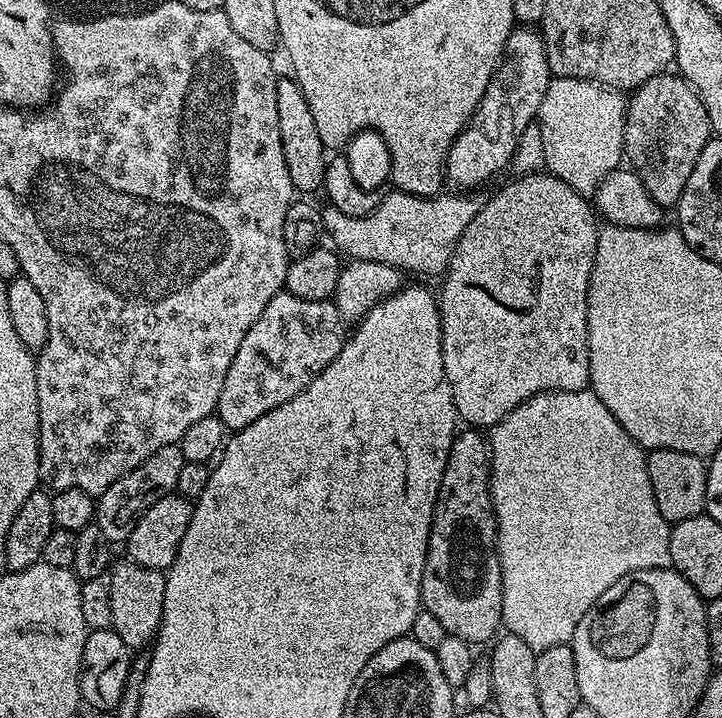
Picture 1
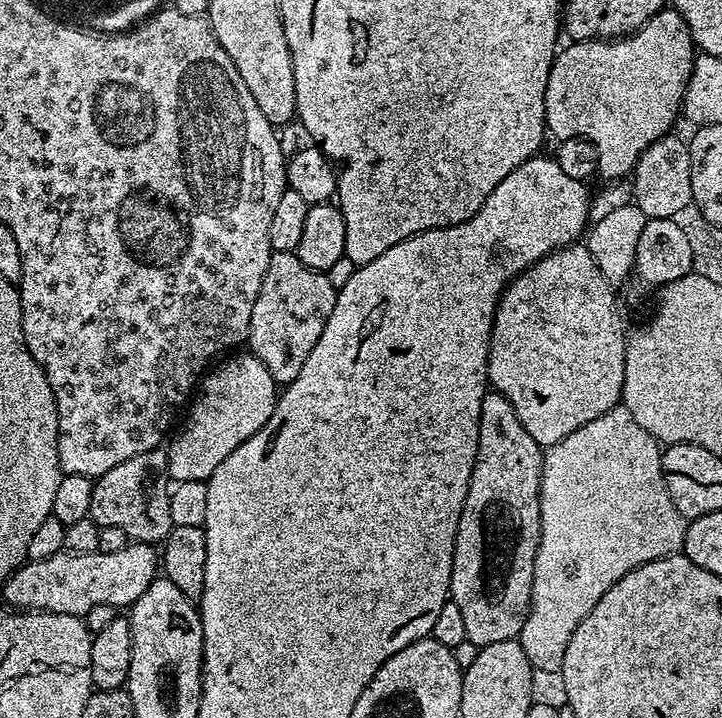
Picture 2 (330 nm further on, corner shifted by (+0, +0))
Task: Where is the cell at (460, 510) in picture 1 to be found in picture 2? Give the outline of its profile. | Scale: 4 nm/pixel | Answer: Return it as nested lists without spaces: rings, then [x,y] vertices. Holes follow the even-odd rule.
[[[495,390],[485,392],[478,422],[478,454],[458,522],[450,574],[450,598],[462,614],[466,640],[474,642],[479,649],[494,642],[517,639],[522,626],[528,621],[534,558],[540,541],[540,479],[544,454],[545,449],[530,438],[526,426],[522,426],[518,414],[514,414],[514,406],[506,402],[504,395]]]

